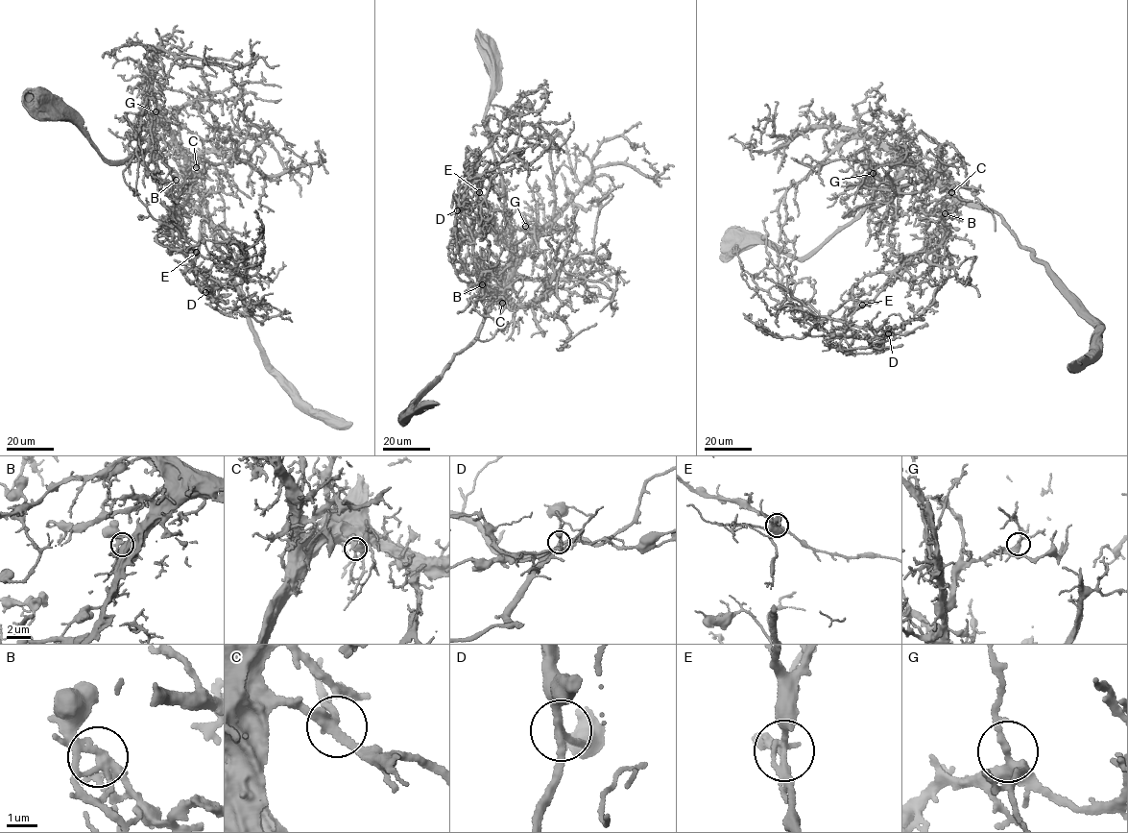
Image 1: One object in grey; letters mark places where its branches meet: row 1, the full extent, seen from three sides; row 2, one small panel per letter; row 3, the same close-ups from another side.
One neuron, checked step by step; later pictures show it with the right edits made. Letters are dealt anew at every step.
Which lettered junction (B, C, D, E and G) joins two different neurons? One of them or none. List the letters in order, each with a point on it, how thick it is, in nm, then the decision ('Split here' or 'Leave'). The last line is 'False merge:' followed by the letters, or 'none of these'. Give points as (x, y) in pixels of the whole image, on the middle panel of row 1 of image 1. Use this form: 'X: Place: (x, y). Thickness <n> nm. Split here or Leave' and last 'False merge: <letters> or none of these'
B: Place: (482, 284). Thickness 240 nm. Split here
C: Place: (502, 303). Thickness 240 nm. Leave
D: Place: (457, 210). Thickness 220 nm. Leave
E: Place: (479, 192). Thickness 240 nm. Leave
G: Place: (525, 226). Thickness 280 nm. Leave
False merge: B

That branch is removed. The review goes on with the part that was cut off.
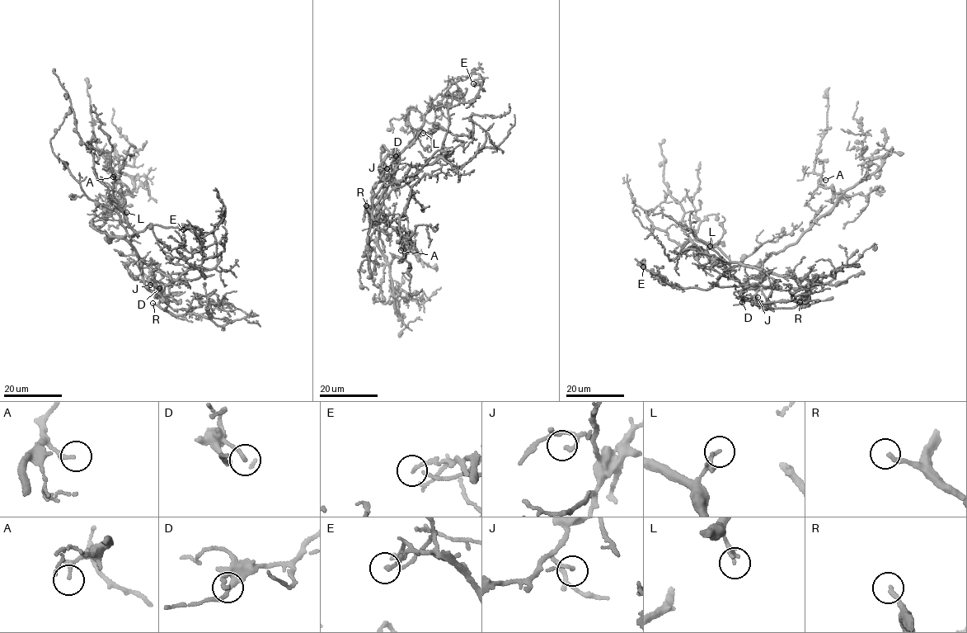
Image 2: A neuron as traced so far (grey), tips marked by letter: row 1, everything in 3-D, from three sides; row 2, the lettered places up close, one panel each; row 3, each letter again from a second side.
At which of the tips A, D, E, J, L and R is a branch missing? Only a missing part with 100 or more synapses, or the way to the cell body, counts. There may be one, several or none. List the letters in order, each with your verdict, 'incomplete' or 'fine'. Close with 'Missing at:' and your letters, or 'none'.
A: fine
D: fine
E: fine
J: fine
L: fine
R: incomplete
Missing at: R

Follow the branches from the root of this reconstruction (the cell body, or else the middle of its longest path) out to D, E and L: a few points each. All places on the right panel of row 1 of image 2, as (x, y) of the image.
D: (762, 262), (754, 266), (741, 263), (788, 276), (802, 286), (810, 287), (760, 289), (742, 302)
E: (762, 262), (741, 263), (765, 272), (754, 286), (724, 275), (702, 290), (678, 289), (643, 266)
L: (762, 262), (754, 266), (735, 262), (714, 260), (706, 251), (710, 246)

